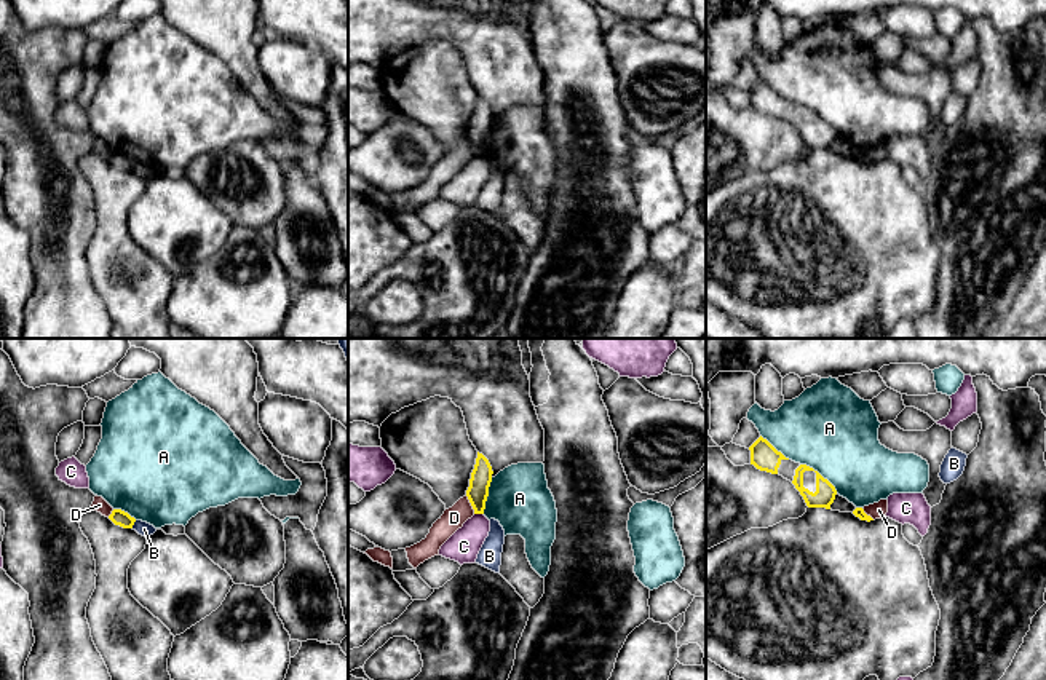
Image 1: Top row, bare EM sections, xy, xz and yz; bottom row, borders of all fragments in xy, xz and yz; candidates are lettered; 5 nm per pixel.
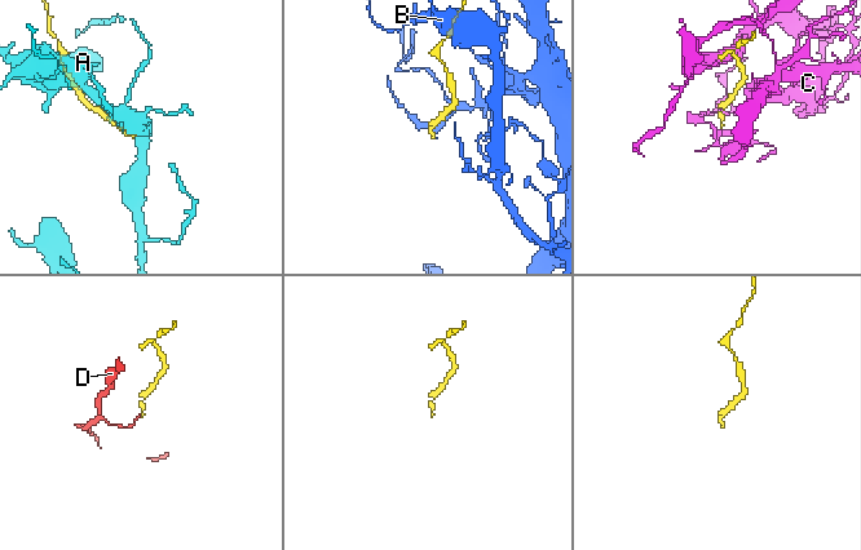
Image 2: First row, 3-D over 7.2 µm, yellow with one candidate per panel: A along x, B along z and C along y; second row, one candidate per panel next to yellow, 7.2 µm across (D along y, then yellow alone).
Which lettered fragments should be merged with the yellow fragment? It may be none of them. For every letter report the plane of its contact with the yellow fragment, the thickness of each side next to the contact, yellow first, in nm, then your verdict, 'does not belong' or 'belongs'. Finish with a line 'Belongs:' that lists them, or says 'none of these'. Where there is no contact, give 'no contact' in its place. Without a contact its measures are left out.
A: meets yellow in yz; 110 nm thick on the yellow side, 440 nm on the other; does not belong
B: meets yellow in xy; 80 nm thick on the yellow side, 70 nm on the other; does not belong
C: meets yellow in xz; 110 nm thick on the yellow side, 160 nm on the other; does not belong
D: meets yellow in xz; 110 nm thick on the yellow side, 120 nm on the other; does not belong
Belongs: none of these

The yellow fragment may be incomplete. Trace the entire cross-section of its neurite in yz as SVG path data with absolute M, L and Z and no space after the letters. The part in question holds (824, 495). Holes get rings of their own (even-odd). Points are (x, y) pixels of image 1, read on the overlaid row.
M762 436L749 447L749 450L751 465L760 471L779 474L790 480L803 496L808 508L830 509L837 490L818 471L786 458Z

